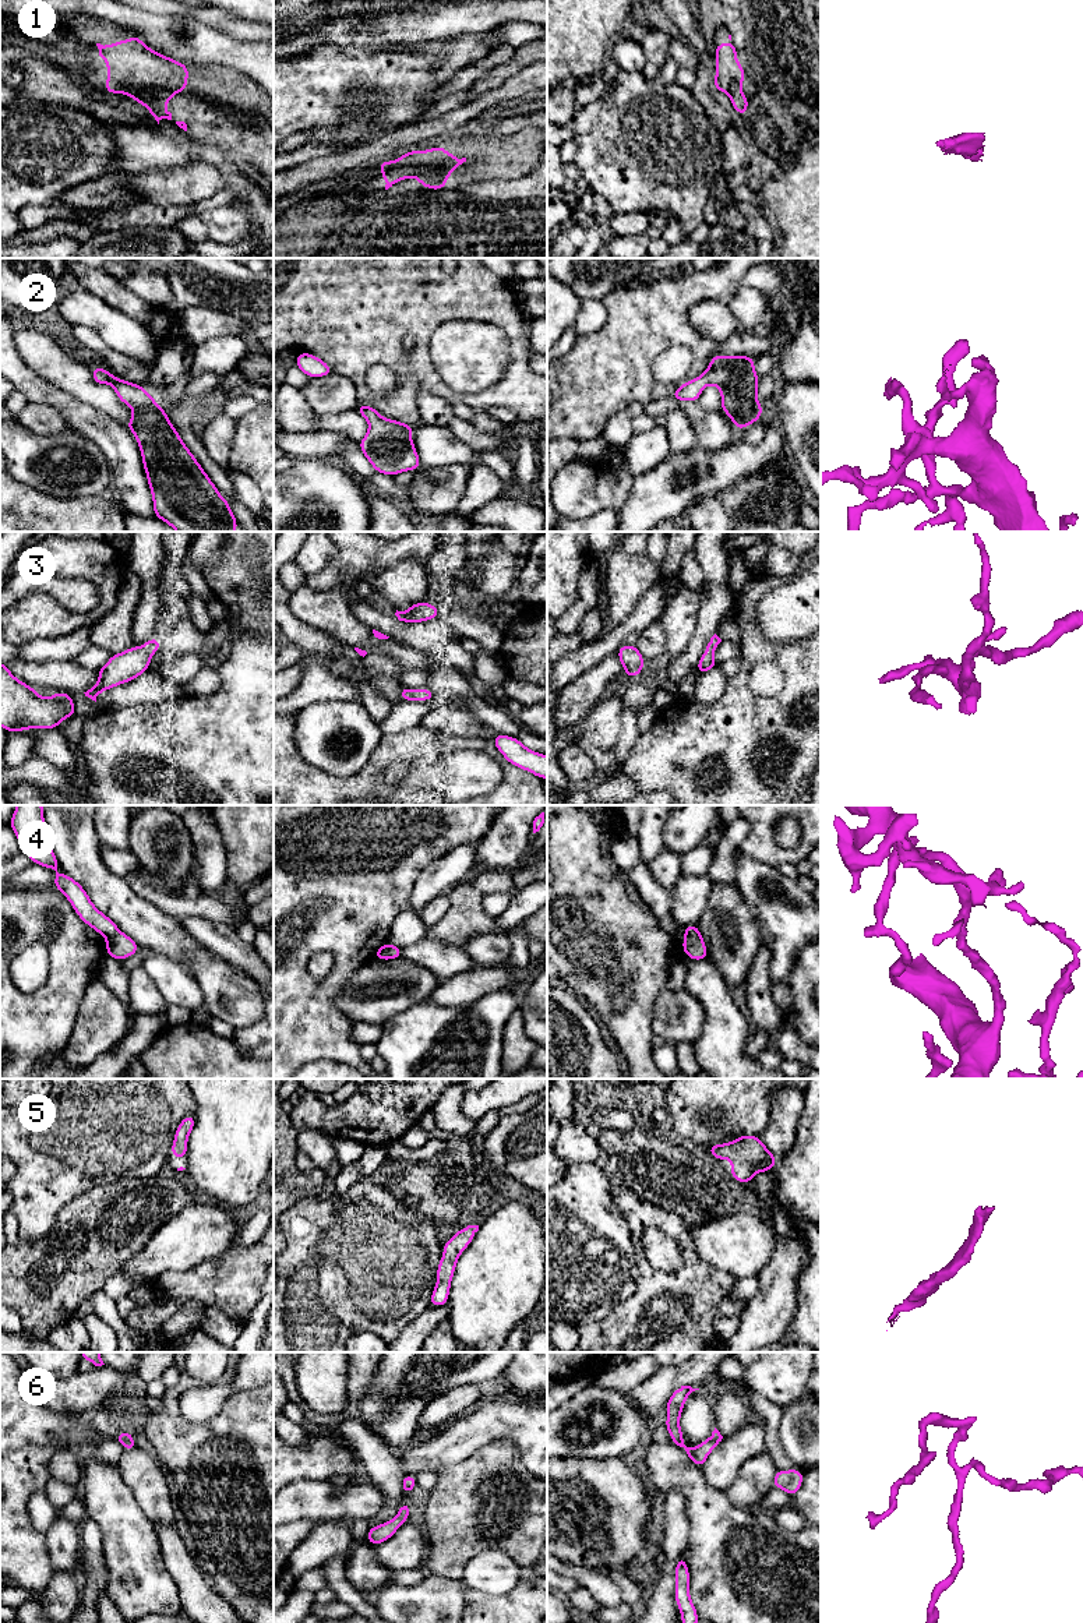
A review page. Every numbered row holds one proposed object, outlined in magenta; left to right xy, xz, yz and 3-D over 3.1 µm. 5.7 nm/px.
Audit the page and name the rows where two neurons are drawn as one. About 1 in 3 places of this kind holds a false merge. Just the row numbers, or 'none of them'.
1, 4

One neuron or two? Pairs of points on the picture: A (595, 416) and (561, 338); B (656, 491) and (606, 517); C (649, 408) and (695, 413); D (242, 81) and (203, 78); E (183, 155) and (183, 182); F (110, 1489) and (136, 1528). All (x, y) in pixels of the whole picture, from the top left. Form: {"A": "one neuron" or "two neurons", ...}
{"A": "two neurons", "B": "two neurons", "C": "one neuron", "D": "one neuron", "E": "two neurons", "F": "one neuron"}

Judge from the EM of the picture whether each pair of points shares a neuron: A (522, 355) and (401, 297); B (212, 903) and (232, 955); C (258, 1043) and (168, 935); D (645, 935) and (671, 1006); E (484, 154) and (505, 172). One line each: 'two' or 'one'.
A: one
B: two
C: two
D: two
E: one

